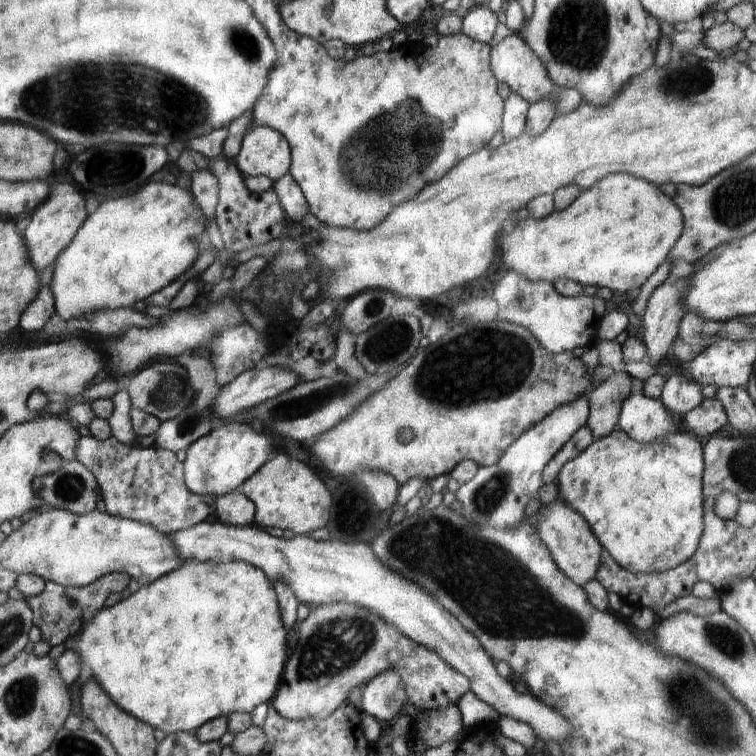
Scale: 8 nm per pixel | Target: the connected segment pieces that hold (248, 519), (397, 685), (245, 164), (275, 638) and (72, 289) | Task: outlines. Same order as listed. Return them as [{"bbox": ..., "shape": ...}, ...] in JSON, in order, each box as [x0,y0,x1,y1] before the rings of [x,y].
[{"bbox":[215,489,256,527],"shape":[[[242,489],[218,496],[215,519],[222,523],[239,527],[254,525],[255,516],[256,505]]]},{"bbox":[362,669,406,720],"shape":[[[390,669],[369,680],[362,692],[362,708],[376,720],[390,720],[406,702],[406,688],[398,671]]]},{"bbox":[235,127,290,182],"shape":[[[254,127],[245,133],[235,163],[244,176],[262,175],[276,182],[282,176],[290,175],[290,141],[273,128]]]},{"bbox":[64,561,286,733],"shape":[[[186,561],[184,564],[168,575],[161,576],[150,583],[150,586],[140,587],[138,592],[128,596],[125,600],[114,599],[106,604],[99,613],[96,613],[85,623],[76,636],[70,636],[64,644],[66,649],[74,649],[80,656],[81,665],[91,668],[92,679],[94,679],[126,712],[138,717],[138,720],[152,725],[158,730],[166,733],[177,733],[184,731],[194,733],[198,727],[202,727],[209,720],[227,717],[235,712],[251,713],[258,704],[270,702],[275,698],[276,690],[279,690],[280,678],[285,672],[286,658],[286,628],[282,626],[280,618],[280,606],[276,600],[276,592],[272,582],[266,578],[266,574],[256,565],[242,562],[230,561],[229,563],[211,563]]]},{"bbox":[49,181,207,320],"shape":[[[150,181],[122,200],[104,200],[97,210],[86,218],[82,228],[74,235],[73,241],[55,260],[49,286],[54,299],[55,313],[62,320],[68,320],[100,308],[116,310],[146,300],[194,264],[196,256],[199,256],[198,242],[207,222],[200,206],[192,206],[192,196],[175,184]]]}]

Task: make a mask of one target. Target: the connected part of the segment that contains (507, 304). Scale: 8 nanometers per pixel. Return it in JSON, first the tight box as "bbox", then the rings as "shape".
{"bbox":[493,270,598,354],"shape":[[[508,270],[494,288],[493,298],[499,308],[498,319],[527,328],[548,352],[560,354],[562,351],[584,348],[597,339],[598,328],[595,325],[597,314],[594,311],[596,297],[583,294],[565,297],[556,292],[552,283],[532,282],[527,277]]]}

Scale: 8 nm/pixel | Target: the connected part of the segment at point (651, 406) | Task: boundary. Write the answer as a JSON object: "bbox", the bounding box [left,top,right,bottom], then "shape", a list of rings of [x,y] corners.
{"bbox":[618,394,674,443],"shape":[[[631,394],[621,406],[618,426],[634,440],[649,443],[674,432],[670,411],[660,399]]]}

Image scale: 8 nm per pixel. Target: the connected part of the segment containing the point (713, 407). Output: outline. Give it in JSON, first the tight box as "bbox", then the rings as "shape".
{"bbox":[683,398,729,438],"shape":[[[716,398],[705,399],[683,418],[693,436],[702,438],[716,434],[729,422],[723,404]]]}

